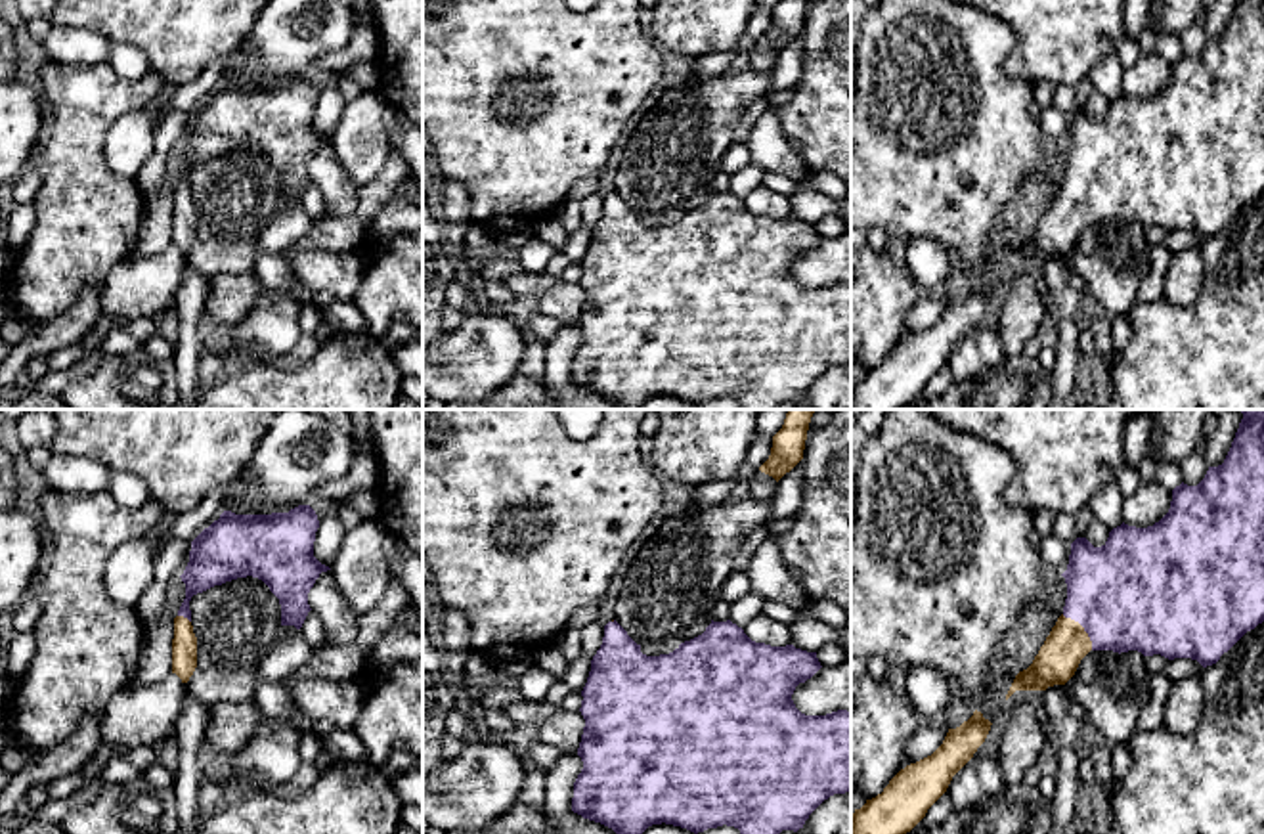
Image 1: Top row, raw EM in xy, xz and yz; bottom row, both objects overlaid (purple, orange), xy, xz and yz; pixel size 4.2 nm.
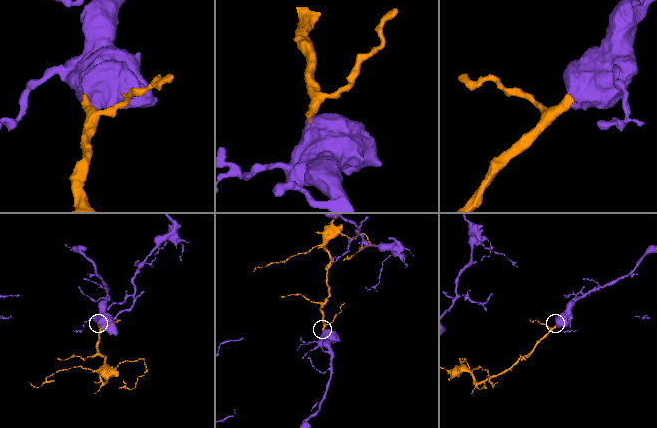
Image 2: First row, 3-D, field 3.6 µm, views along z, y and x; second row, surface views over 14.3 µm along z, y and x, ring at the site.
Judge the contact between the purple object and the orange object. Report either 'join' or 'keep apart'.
join

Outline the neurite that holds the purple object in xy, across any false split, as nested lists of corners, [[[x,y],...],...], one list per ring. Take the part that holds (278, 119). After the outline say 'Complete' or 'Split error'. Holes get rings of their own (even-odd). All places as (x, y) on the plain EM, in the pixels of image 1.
[[[310,77],[289,84],[235,86],[224,82],[193,113],[180,147],[185,170],[174,189],[172,245],[187,254],[197,239],[197,208],[189,172],[214,157],[237,149],[258,149],[279,170],[281,197],[302,199],[308,165],[321,143],[331,142],[314,128],[319,92]]]. Split error

